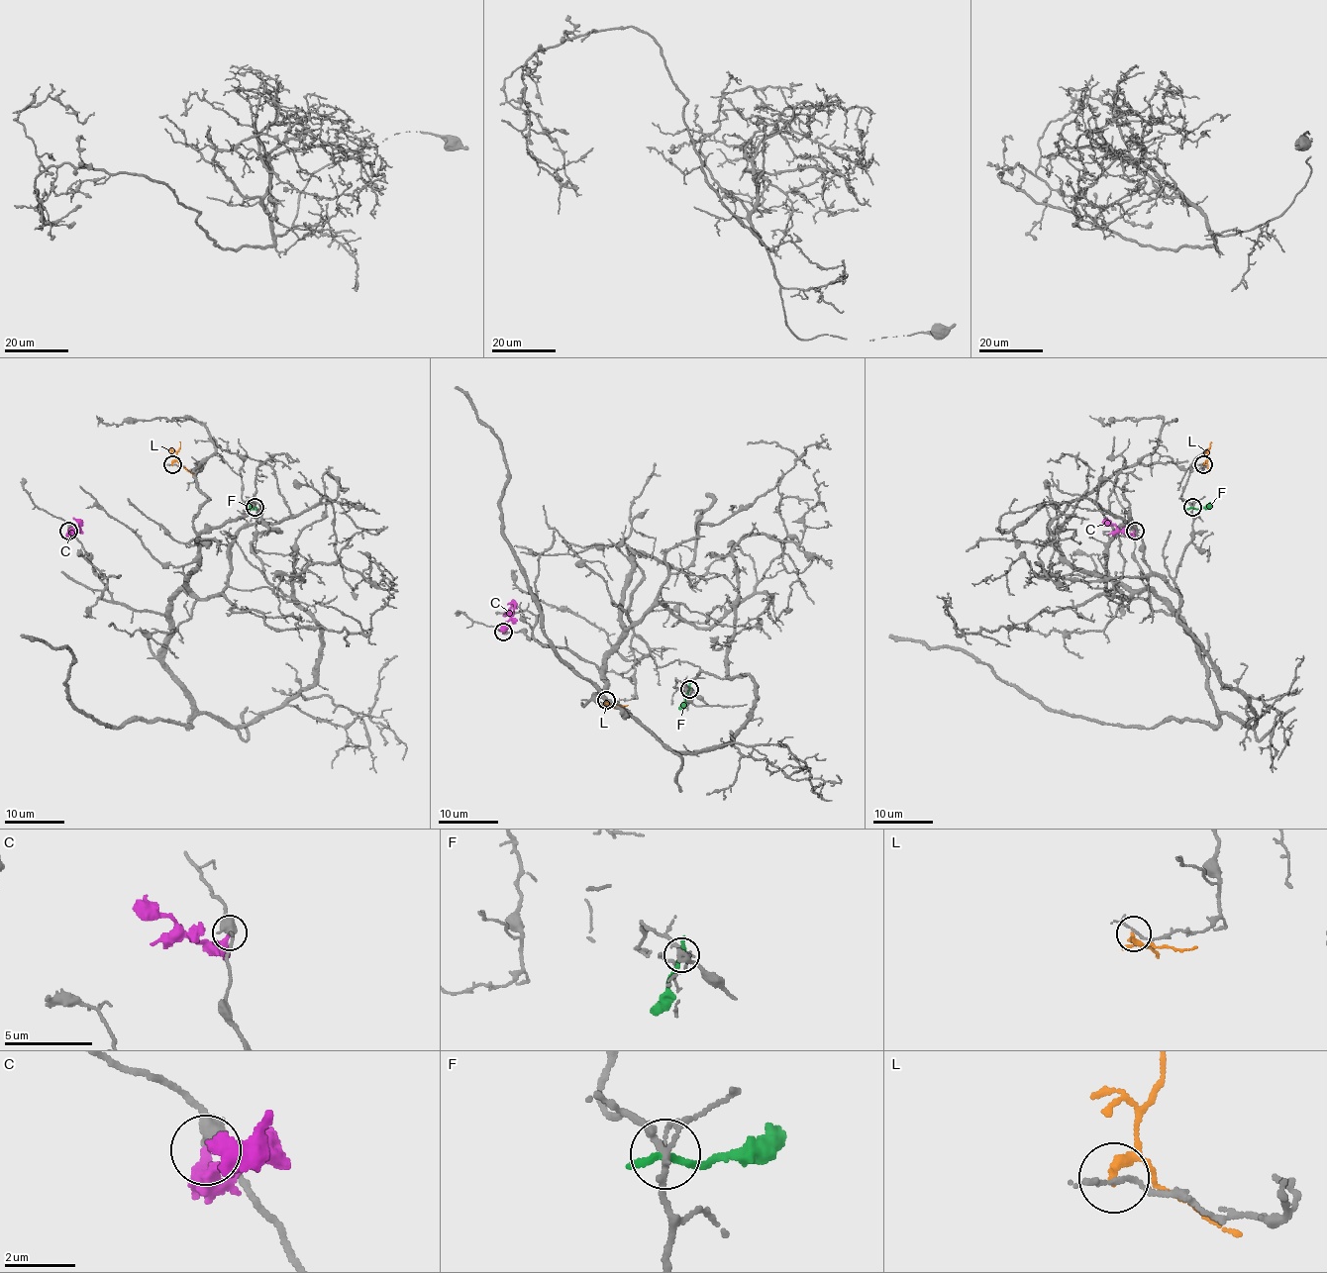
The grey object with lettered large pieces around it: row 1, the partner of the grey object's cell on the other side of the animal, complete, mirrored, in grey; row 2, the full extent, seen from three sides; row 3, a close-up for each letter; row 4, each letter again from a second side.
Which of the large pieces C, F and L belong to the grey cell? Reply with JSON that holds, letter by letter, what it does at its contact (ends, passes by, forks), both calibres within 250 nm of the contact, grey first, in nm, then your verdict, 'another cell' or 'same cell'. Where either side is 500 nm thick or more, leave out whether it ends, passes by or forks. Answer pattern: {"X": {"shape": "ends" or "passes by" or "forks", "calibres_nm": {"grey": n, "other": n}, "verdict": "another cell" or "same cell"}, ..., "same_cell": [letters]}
{"C": {"shape": "ends", "calibres_nm": {"grey": 380, "other": 400}, "verdict": "another cell"}, "F": {"shape": "ends", "calibres_nm": {"grey": 170, "other": 240}, "verdict": "another cell"}, "L": {"shape": "ends", "calibres_nm": {"grey": 130, "other": 280}, "verdict": "another cell"}, "same_cell": []}

